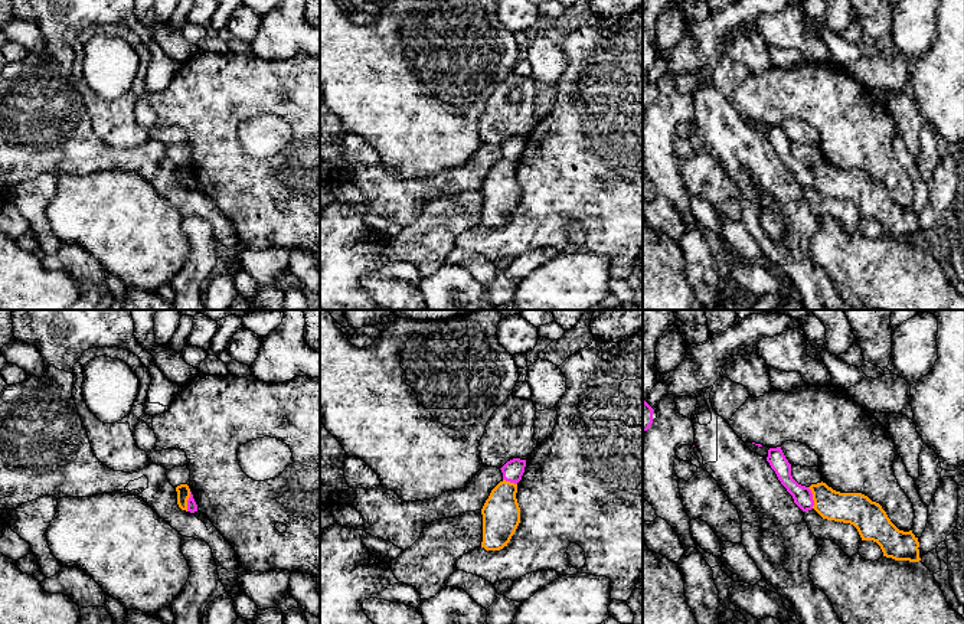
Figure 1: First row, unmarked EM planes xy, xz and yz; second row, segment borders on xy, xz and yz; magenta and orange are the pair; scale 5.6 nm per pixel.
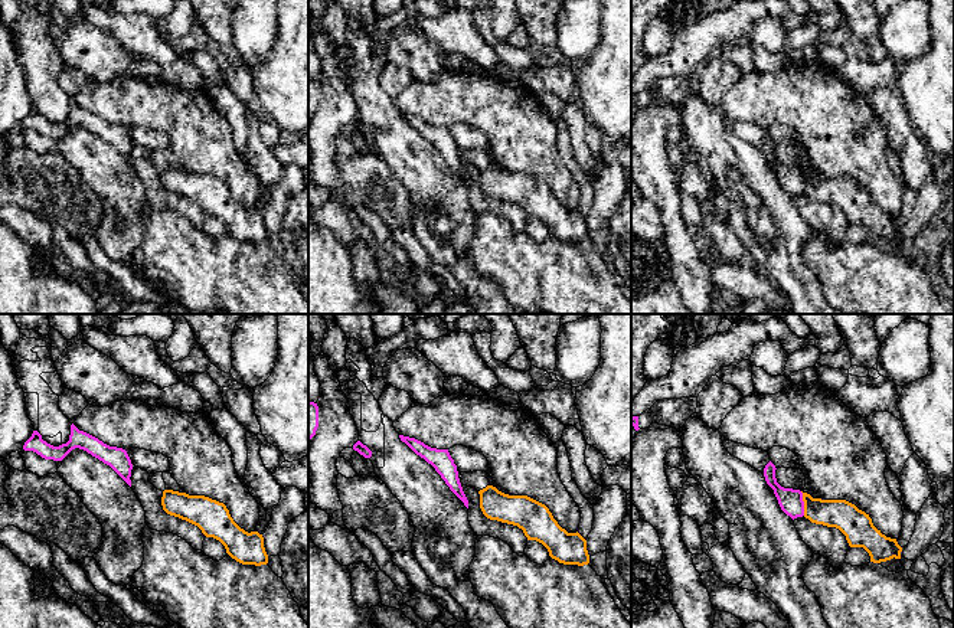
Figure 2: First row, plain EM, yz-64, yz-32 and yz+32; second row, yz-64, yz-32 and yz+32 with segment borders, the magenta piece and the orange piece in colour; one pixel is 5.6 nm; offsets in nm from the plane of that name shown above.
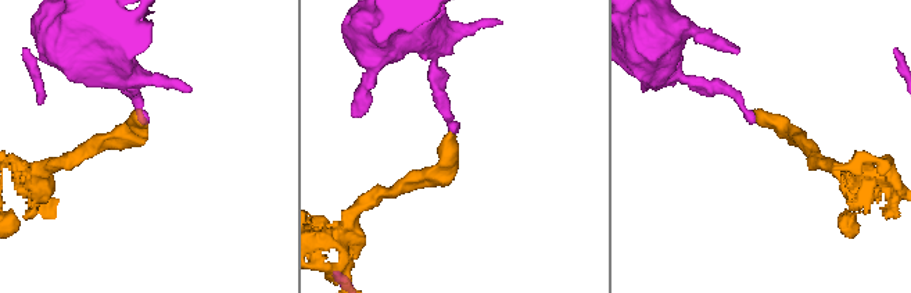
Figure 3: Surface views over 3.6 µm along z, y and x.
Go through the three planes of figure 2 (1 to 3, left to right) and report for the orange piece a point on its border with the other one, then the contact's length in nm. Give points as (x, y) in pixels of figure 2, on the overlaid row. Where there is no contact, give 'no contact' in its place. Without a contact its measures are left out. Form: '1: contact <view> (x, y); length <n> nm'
1: no contact
2: no contact
3: contact yz+32 (803, 503); length 140 nm

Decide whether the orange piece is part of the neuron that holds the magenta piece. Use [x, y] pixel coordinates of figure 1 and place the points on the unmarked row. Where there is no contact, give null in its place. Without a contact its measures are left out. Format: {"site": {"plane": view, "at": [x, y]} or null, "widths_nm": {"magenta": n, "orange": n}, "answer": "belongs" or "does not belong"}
{"site": {"plane": "yz", "at": [811, 175]}, "widths_nm": {"magenta": 110, "orange": 180}, "answer": "belongs"}

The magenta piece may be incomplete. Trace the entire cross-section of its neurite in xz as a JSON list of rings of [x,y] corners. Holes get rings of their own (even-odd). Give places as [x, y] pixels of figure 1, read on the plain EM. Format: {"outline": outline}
{"outline": [[[513,135],[500,146],[503,157],[491,167],[481,186],[481,225],[486,228],[500,228],[507,223],[520,200],[520,184],[516,170],[525,144],[526,137]]]}

